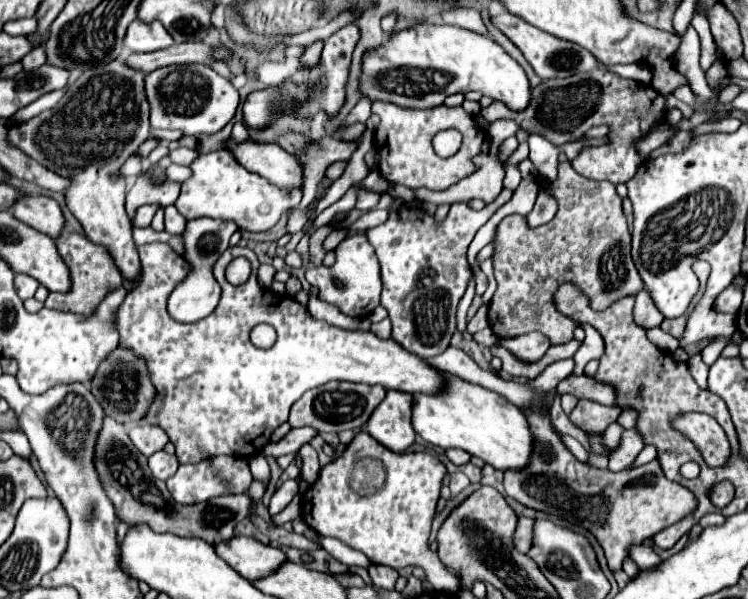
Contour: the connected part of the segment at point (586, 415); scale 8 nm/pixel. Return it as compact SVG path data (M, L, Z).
M581 399L577 407L571 411L571 421L581 427L583 431L595 431L603 433L611 423L617 421L617 417L623 413L621 407L605 407L601 403Z

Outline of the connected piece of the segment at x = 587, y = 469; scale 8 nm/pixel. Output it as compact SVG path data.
M523 411L523 413L527 415L527 419L529 419L533 431L535 431L535 439L537 439L535 441L535 455L533 455L529 471L507 471L505 473L505 491L507 491L507 495L513 497L515 501L523 503L525 507L561 517L561 519L569 521L571 525L579 525L579 527L591 531L595 535L595 539L599 541L599 545L603 547L609 569L613 573L623 571L623 563L625 563L625 559L629 559L629 547L641 545L645 539L651 539L653 535L657 535L665 527L675 525L683 517L691 515L693 509L697 507L697 497L689 489L685 489L683 485L679 485L675 481L669 481L663 475L663 469L661 469L657 459L647 463L647 465L625 469L625 471L619 471L619 473L613 473L609 469L591 467L587 463L577 461L569 453L569 449L561 443L559 435L555 433L555 429L549 421L549 415L545 415L545 413L527 413L527 411Z

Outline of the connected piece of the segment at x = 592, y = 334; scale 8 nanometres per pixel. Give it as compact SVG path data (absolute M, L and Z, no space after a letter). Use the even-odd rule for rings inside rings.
M581 323L581 327L585 329L587 337L585 337L583 345L579 347L579 351L573 355L573 359L575 359L575 363L577 363L577 365L575 365L575 375L581 375L581 373L583 373L583 367L585 367L589 361L601 359L601 357L603 357L603 347L605 347L605 341L603 341L603 337L599 335L599 331L595 331L595 327L585 325L585 323Z

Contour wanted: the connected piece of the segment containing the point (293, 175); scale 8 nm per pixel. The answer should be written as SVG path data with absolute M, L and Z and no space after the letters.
M233 139L227 141L227 147L239 159L239 163L251 171L267 179L271 185L293 191L303 189L303 165L297 157L287 153L275 143L235 143Z

